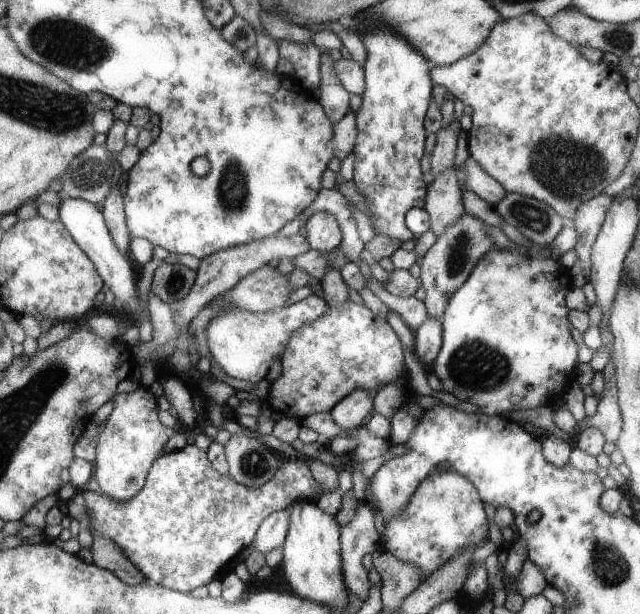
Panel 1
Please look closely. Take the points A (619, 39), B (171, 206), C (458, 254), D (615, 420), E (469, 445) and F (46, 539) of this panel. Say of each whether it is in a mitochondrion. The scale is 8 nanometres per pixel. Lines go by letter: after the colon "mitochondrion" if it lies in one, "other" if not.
A: mitochondrion
B: other
C: mitochondrion
D: other
E: other
F: other

